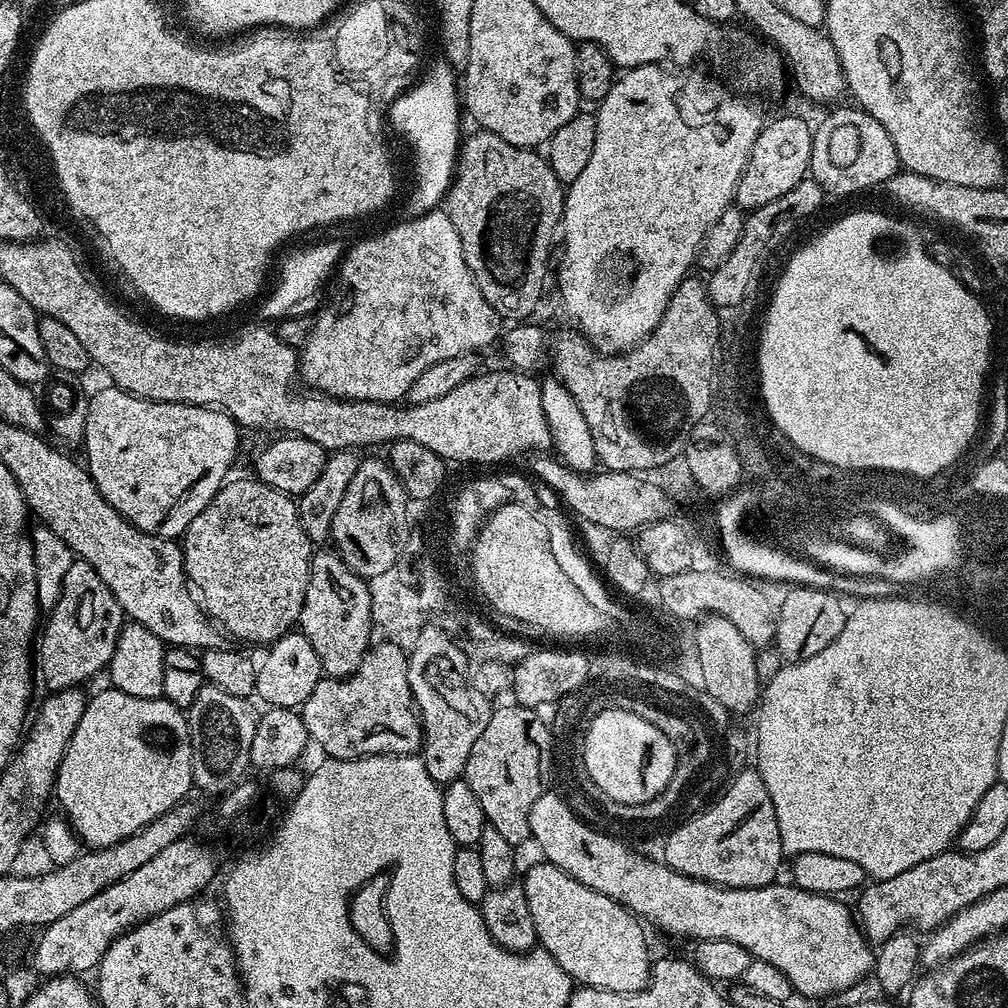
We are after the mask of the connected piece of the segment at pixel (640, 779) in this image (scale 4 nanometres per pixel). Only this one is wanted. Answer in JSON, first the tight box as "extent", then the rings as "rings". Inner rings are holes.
{"extent":[584,709,673,802],"rings":[[[608,709],[587,721],[584,754],[586,769],[591,778],[615,802],[650,802],[650,793],[662,790],[664,779],[671,774],[673,768],[672,752],[664,744],[664,736],[658,735],[653,727],[642,726],[641,720],[630,718],[626,710],[620,709]]]}

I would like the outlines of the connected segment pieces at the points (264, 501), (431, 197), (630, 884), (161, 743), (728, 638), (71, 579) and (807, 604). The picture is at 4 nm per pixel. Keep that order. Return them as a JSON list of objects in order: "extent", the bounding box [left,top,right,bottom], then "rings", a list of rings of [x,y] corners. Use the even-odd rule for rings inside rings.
[{"extent":[182,478,314,646],"rings":[[[255,478],[229,479],[220,487],[218,494],[214,494],[206,510],[190,522],[182,537],[182,547],[185,577],[194,585],[205,613],[227,635],[229,632],[236,640],[267,646],[288,633],[299,621],[312,569],[314,542],[302,526],[300,509],[293,497]]]},{"extent":[388,58,462,220],"rings":[[[443,58],[431,64],[428,72],[389,108],[388,122],[410,144],[414,156],[414,185],[398,214],[400,220],[413,220],[435,211],[448,193],[455,176],[456,159],[462,143],[460,114],[462,102],[455,68]]]},{"extent":[530,792,874,996],"rings":[[[547,792],[542,798],[538,798],[538,802],[534,802],[534,810],[530,810],[530,830],[532,831],[532,840],[534,844],[544,851],[543,859],[547,863],[558,866],[566,874],[570,874],[578,882],[582,882],[586,886],[590,886],[590,890],[598,890],[598,894],[606,894],[611,900],[615,900],[620,896],[620,904],[627,908],[633,916],[643,918],[649,925],[657,924],[664,932],[669,932],[672,936],[689,936],[692,942],[709,940],[710,938],[726,938],[726,942],[738,942],[738,946],[742,946],[742,950],[749,952],[755,959],[762,962],[770,962],[773,966],[778,966],[778,970],[782,970],[782,974],[786,974],[786,978],[790,978],[793,993],[804,996],[832,996],[835,992],[844,992],[847,988],[852,988],[864,975],[871,973],[874,968],[874,948],[868,943],[868,938],[864,934],[863,928],[860,927],[857,917],[843,904],[843,899],[837,898],[832,894],[823,892],[810,892],[807,887],[800,886],[795,888],[792,884],[783,884],[777,882],[767,884],[761,888],[723,888],[717,884],[707,884],[704,880],[695,880],[694,877],[687,876],[681,872],[675,872],[672,868],[666,870],[657,864],[644,864],[639,861],[639,857],[634,857],[630,850],[621,847],[621,843],[613,840],[604,840],[597,832],[591,832],[588,826],[576,824],[576,820],[572,816],[568,816],[568,808],[563,808],[559,799],[555,797],[554,792]]]},{"extent":[54,686,193,849],"rings":[[[108,686],[105,692],[100,692],[96,697],[89,699],[84,706],[84,713],[66,746],[66,754],[60,763],[60,769],[56,775],[56,786],[54,789],[55,799],[60,799],[60,804],[64,807],[63,815],[69,824],[72,825],[72,831],[76,833],[81,841],[84,840],[89,849],[109,848],[114,846],[120,840],[125,840],[127,836],[134,836],[142,831],[150,822],[154,822],[162,814],[166,814],[175,804],[181,803],[188,791],[193,791],[192,783],[192,747],[190,746],[190,734],[188,733],[188,717],[181,709],[175,708],[169,700],[157,698],[134,698],[125,692],[119,692],[118,689]]]},{"extent":[699,615,762,708],"rings":[[[710,615],[699,630],[700,656],[703,657],[705,680],[712,693],[732,708],[747,708],[762,695],[762,681],[756,665],[757,649],[742,636],[726,617]]]},{"extent":[38,558,126,693],"rings":[[[79,558],[73,559],[62,582],[62,594],[47,616],[48,621],[45,624],[43,621],[38,636],[38,676],[40,672],[49,693],[80,688],[107,669],[126,617],[106,582],[98,578],[94,566]]]},{"extent":[774,586,846,664],"rings":[[[792,586],[784,600],[779,601],[776,613],[776,636],[774,648],[781,659],[789,664],[814,658],[818,650],[826,650],[838,634],[842,634],[846,607],[835,591],[823,588]]]}]

